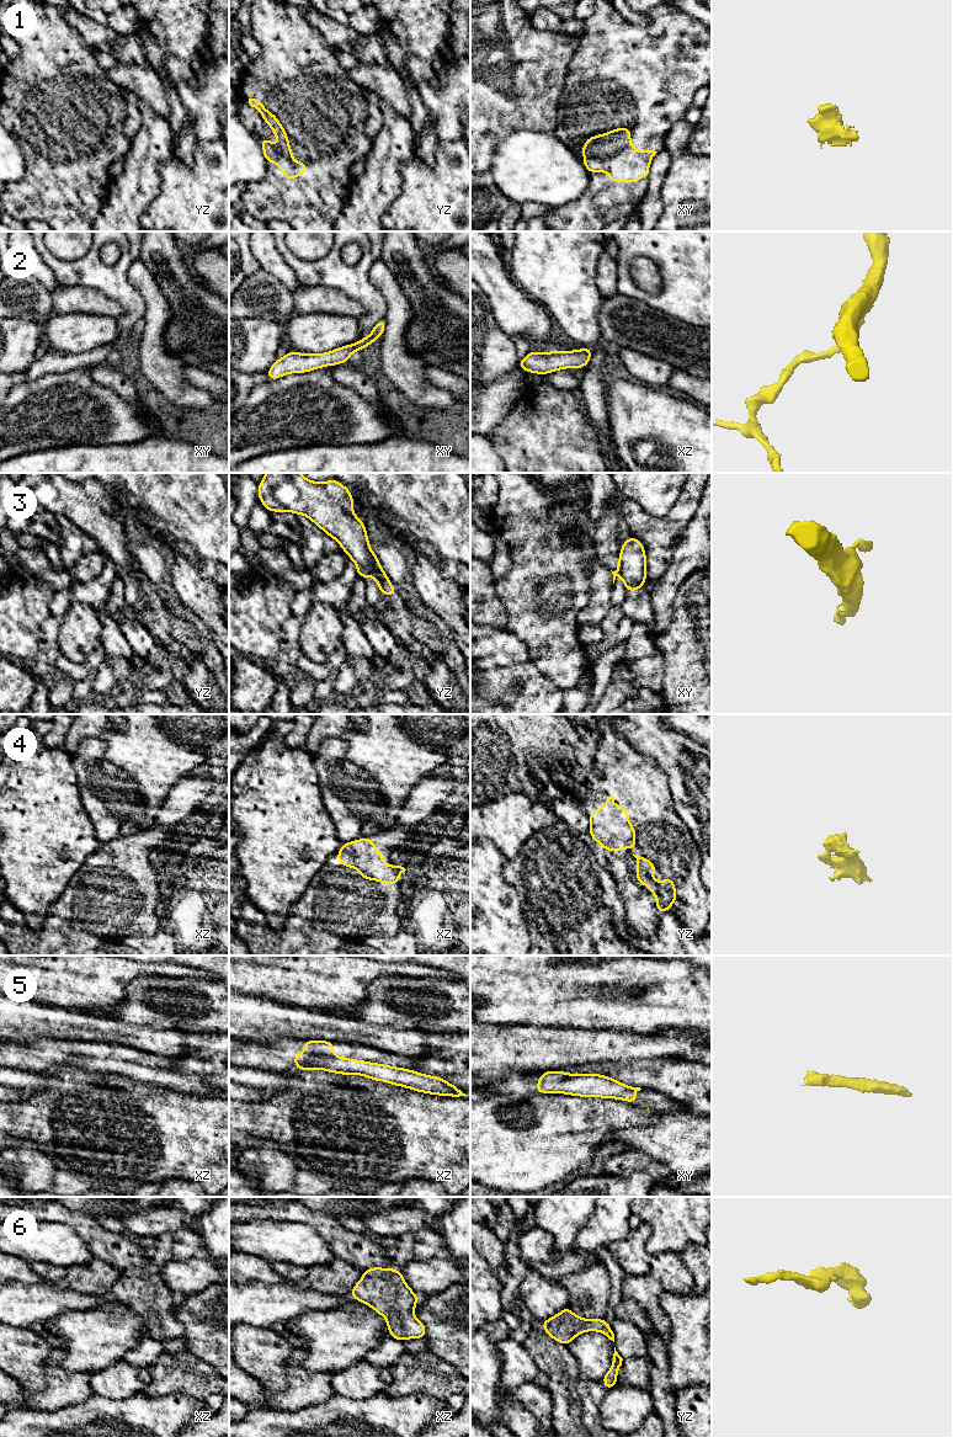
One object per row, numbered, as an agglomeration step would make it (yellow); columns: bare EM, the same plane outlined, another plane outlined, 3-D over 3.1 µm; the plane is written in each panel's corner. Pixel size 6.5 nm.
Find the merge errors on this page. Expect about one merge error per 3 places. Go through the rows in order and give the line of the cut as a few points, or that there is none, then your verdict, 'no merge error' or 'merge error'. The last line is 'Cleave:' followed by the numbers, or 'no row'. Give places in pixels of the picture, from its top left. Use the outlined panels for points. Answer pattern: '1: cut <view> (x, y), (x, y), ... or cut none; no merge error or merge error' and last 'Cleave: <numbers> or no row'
1: cut none; no merge error
2: cut none; no merge error
3: cut yz (374, 568), (376, 581); merge error
4: cut none; no merge error
5: cut none; no merge error
6: cut none; no merge error
Cleave: 3

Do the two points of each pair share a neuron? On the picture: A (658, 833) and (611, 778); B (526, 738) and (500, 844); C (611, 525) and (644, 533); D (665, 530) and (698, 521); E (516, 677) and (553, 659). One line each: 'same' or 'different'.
A: same
B: different
C: different
D: different
E: different

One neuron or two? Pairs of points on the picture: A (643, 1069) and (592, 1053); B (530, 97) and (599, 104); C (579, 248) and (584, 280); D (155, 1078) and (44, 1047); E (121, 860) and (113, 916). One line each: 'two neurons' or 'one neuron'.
A: two neurons
B: two neurons
C: one neuron
D: one neuron
E: one neuron

